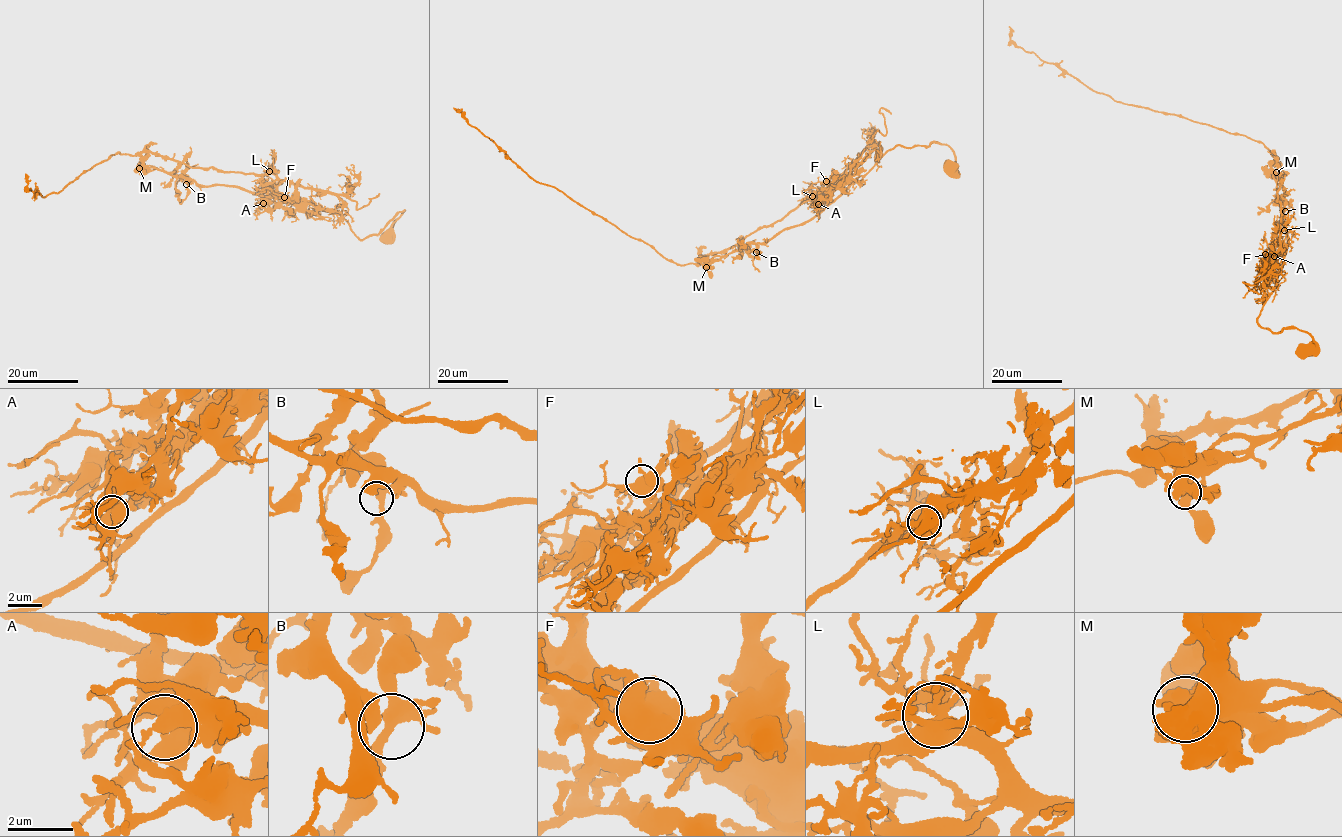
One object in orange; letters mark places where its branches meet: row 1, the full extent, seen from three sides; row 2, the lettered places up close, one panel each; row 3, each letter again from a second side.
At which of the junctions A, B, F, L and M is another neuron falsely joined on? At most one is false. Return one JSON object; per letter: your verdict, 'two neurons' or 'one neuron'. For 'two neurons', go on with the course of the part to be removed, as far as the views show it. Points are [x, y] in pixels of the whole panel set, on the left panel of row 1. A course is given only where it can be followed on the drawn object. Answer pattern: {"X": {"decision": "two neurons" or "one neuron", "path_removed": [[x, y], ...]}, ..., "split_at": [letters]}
{"A": {"decision": "two neurons", "path_removed": [[263, 202], [278, 179], [272, 174], [191, 168], [147, 152], [118, 152], [44, 198], [25, 190], [25, 174]]}, "B": {"decision": "one neuron"}, "F": {"decision": "one neuron"}, "L": {"decision": "one neuron"}, "M": {"decision": "one neuron"}, "split_at": ["A"]}

